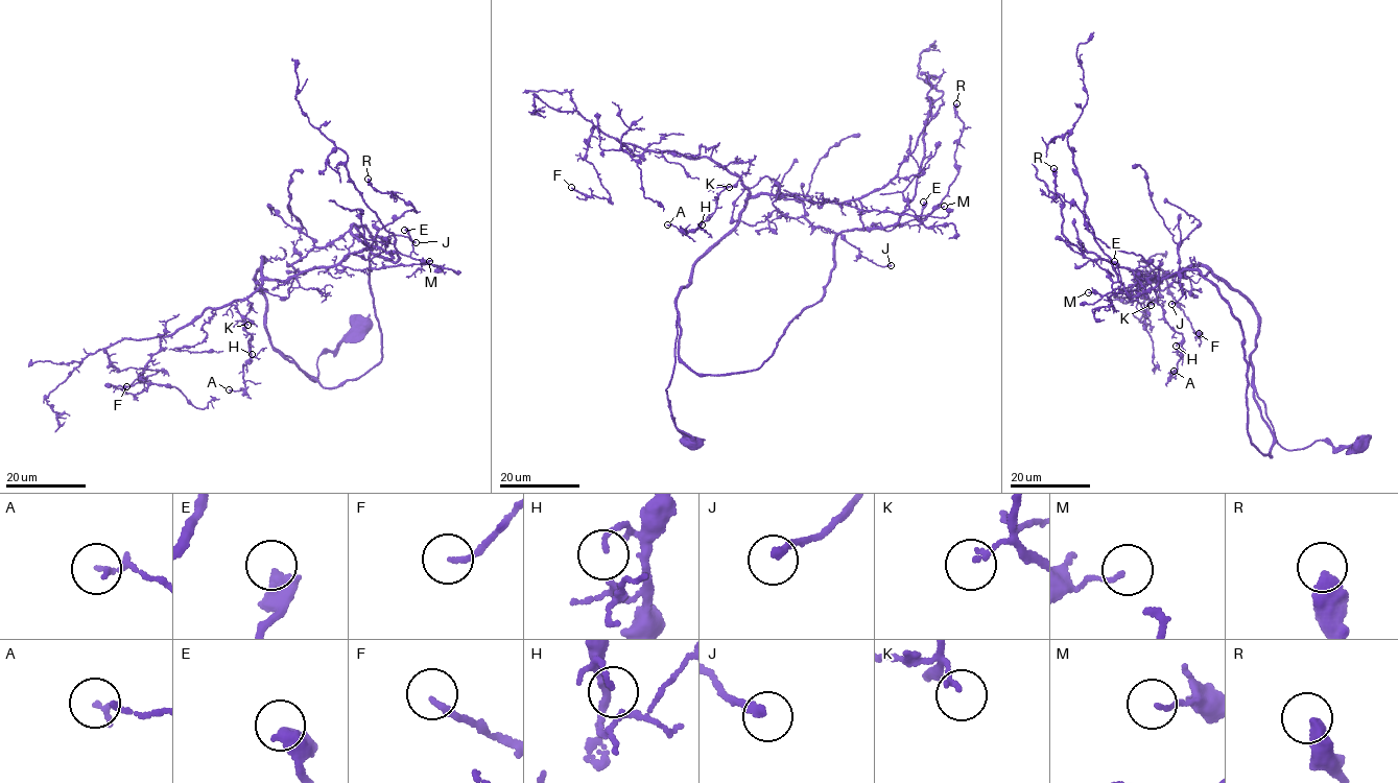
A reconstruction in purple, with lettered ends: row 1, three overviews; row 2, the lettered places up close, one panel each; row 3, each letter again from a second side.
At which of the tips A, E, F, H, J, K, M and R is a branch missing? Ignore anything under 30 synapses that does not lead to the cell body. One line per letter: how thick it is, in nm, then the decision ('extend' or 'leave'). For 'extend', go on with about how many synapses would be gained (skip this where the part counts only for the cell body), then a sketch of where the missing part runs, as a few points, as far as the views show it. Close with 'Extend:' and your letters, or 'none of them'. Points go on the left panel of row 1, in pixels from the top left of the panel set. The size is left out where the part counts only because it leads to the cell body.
A: 150 nm | leave
E: 480 nm | leave
F: 150 nm | leave
H: 120 nm | leave
J: 220 nm | leave
K: 140 nm | leave
M: 110 nm | leave
R: 480 nm | leave
Extend: none of them

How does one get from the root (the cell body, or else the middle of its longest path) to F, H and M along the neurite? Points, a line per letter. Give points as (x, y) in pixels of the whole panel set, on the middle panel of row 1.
F: (693, 442), (665, 389), (674, 301), (748, 188), (707, 158), (595, 127), (585, 155), (609, 198), (571, 187)
H: (693, 442), (676, 426), (665, 389), (674, 301), (739, 219), (749, 192), (740, 176), (702, 224)
M: (693, 442), (676, 426), (665, 389), (676, 361), (674, 301), (744, 202), (789, 195), (921, 220), (944, 206)

